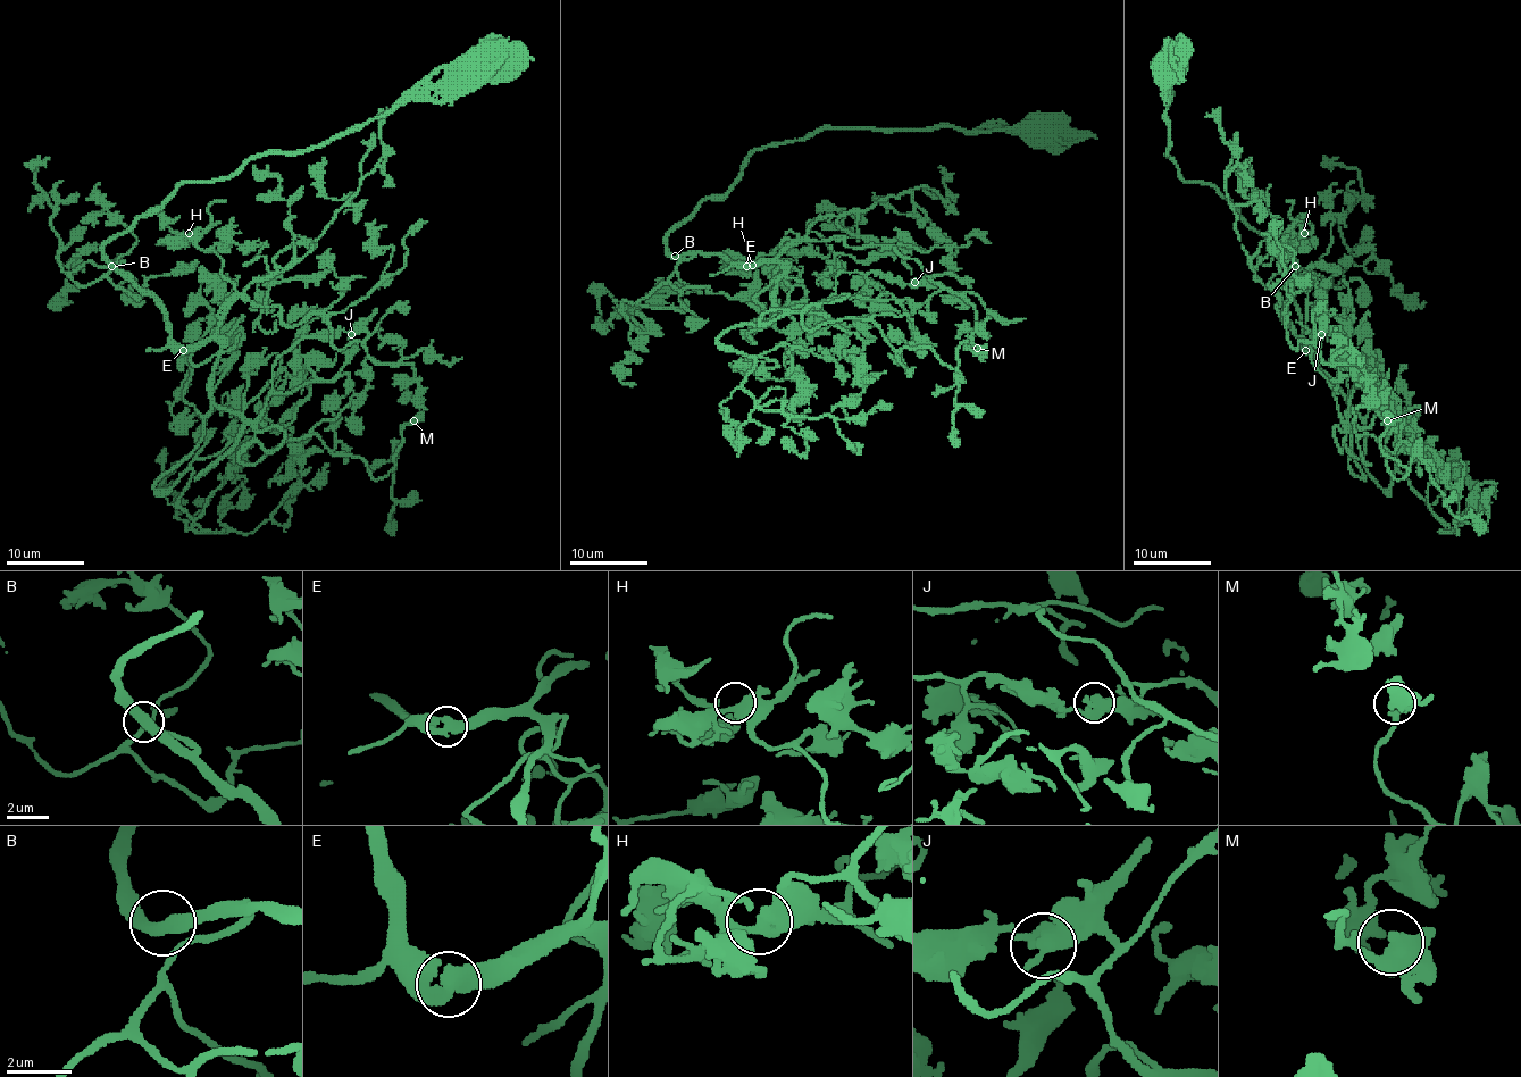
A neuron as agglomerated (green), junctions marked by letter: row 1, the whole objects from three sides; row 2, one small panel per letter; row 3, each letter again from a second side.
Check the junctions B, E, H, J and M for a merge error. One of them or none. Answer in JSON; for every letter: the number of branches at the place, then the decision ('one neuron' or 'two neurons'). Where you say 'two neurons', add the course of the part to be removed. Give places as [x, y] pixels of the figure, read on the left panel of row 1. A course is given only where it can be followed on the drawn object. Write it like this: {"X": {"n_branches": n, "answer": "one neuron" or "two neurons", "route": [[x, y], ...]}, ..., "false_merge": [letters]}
{"B": {"n_branches": 2, "answer": "one neuron"}, "E": {"n_branches": 2, "answer": "one neuron"}, "H": {"n_branches": 2, "answer": "one neuron"}, "J": {"n_branches": 2, "answer": "one neuron"}, "M": {"n_branches": 2, "answer": "one neuron"}, "false_merge": []}

